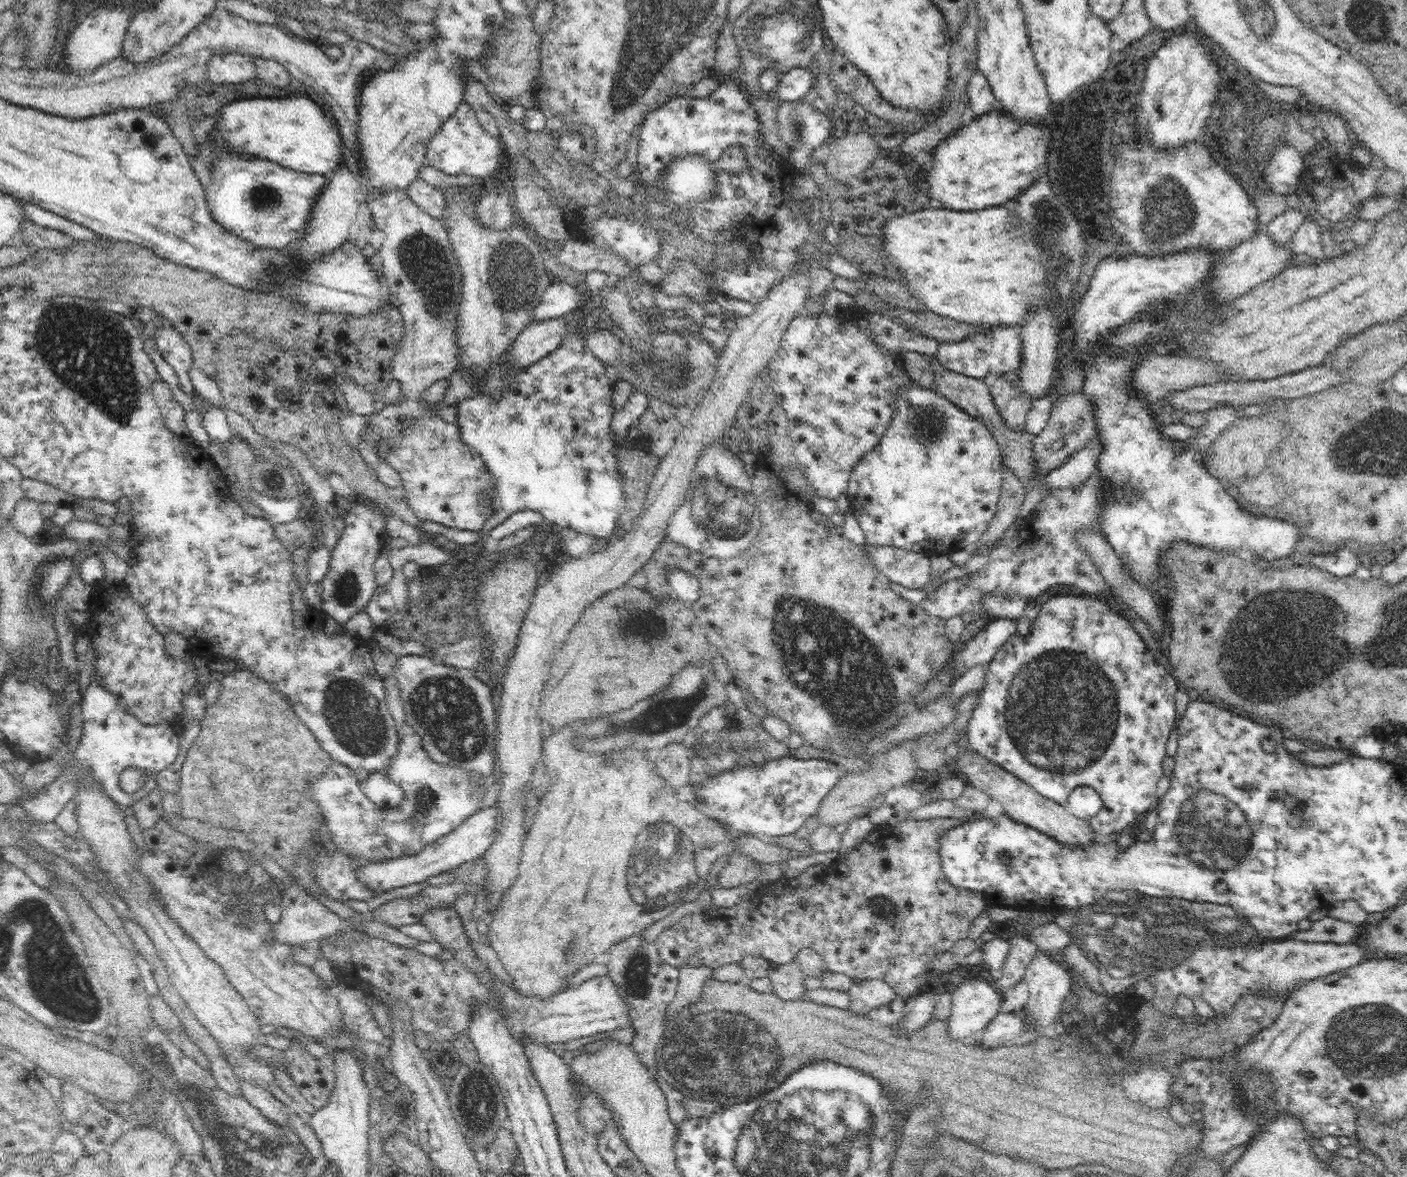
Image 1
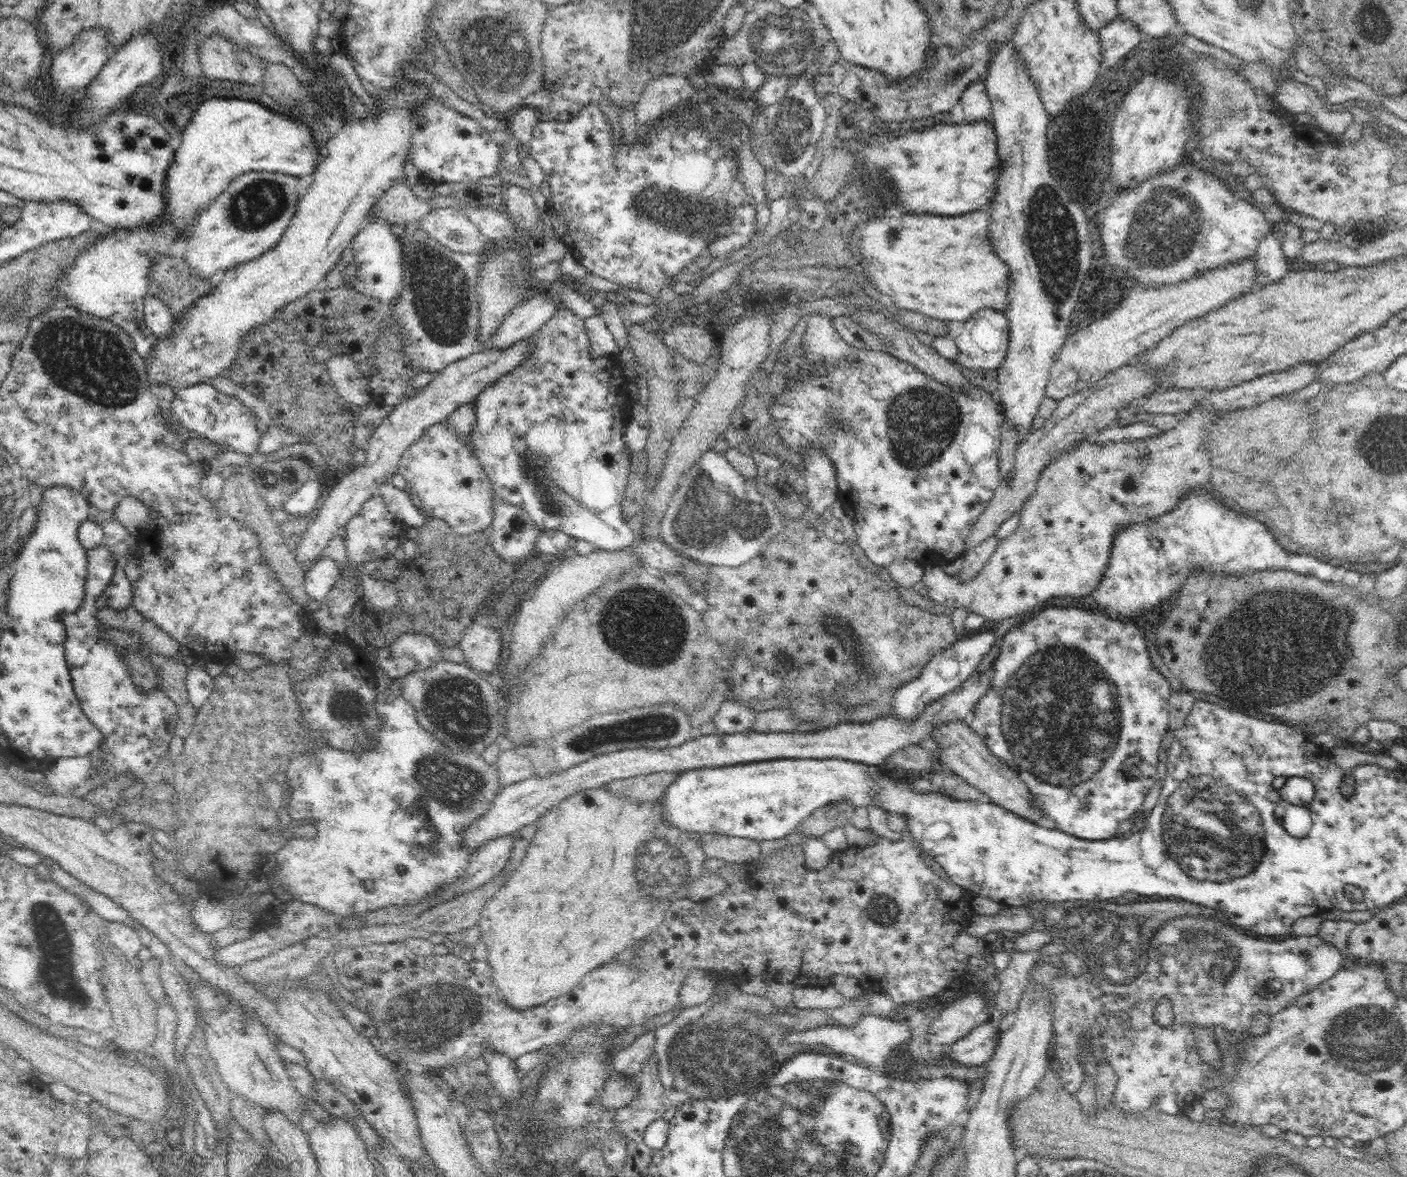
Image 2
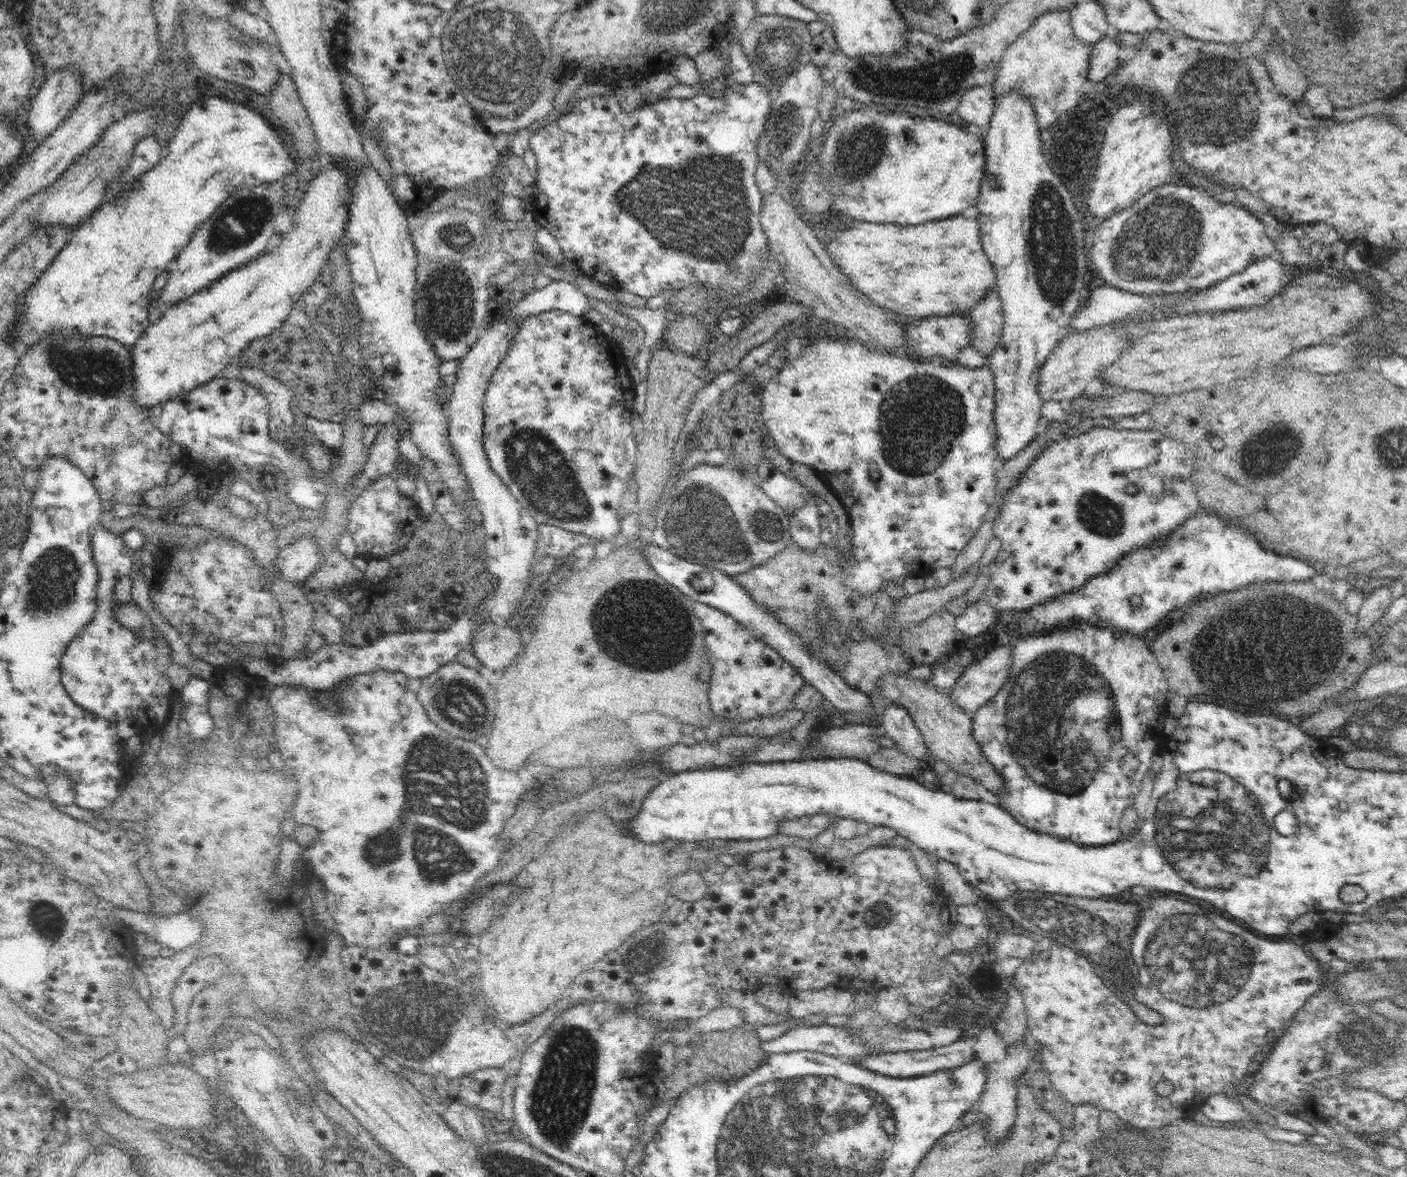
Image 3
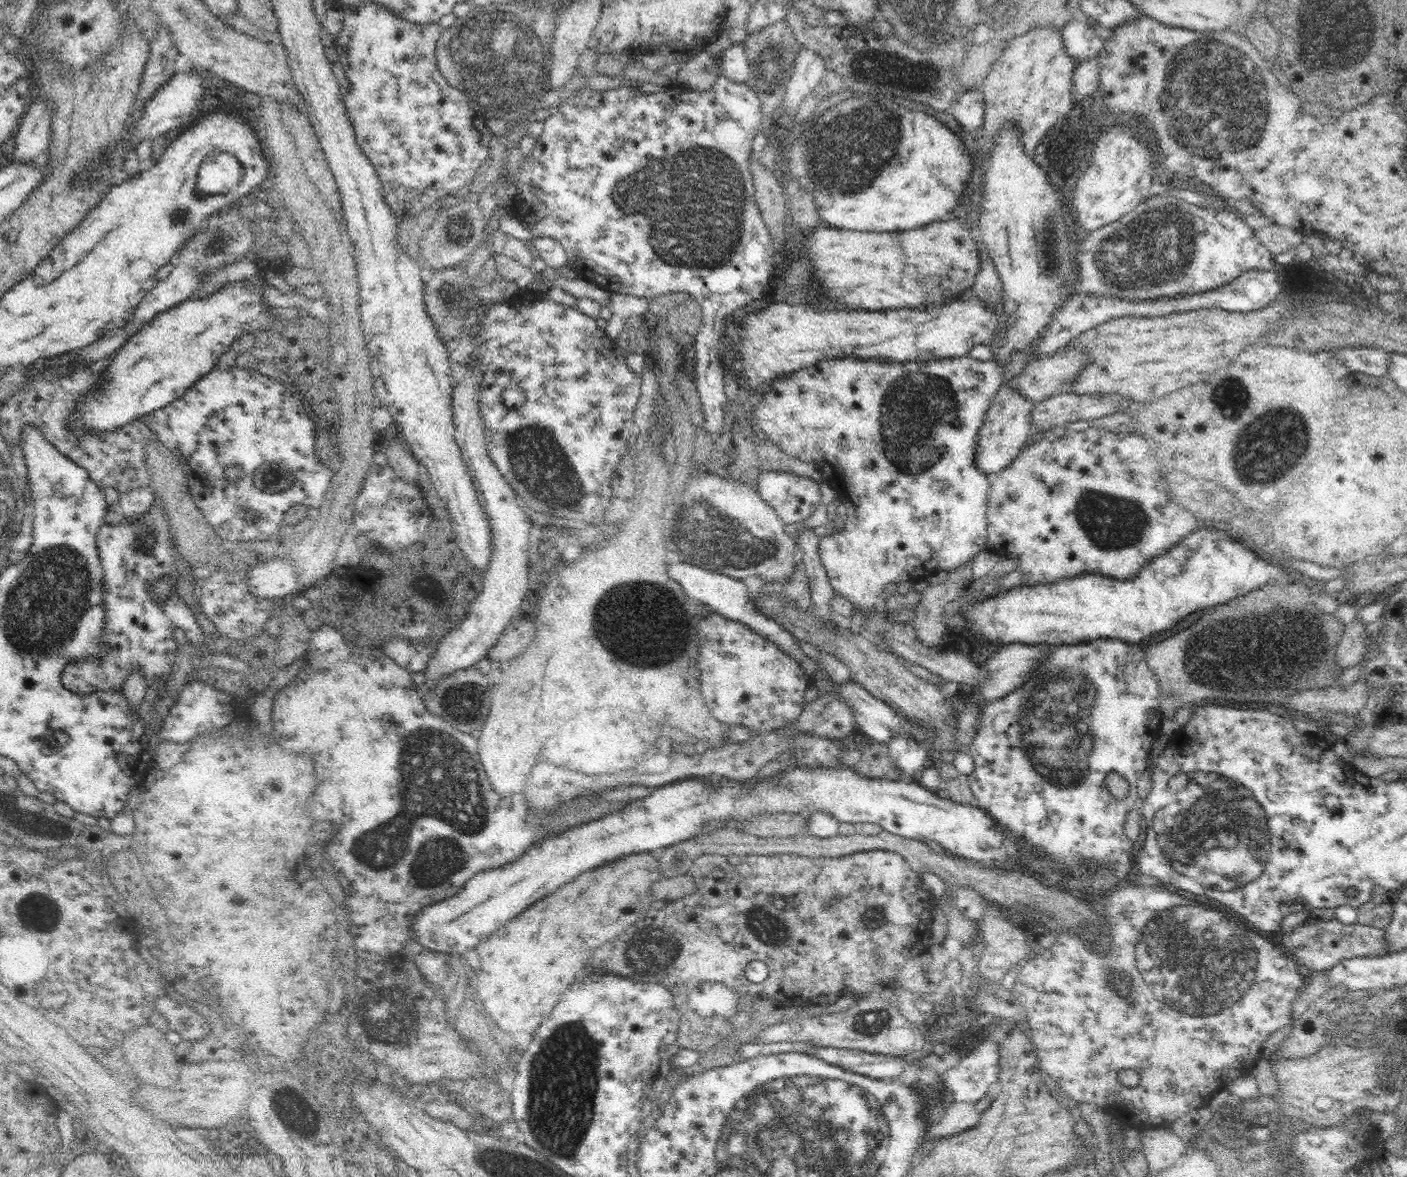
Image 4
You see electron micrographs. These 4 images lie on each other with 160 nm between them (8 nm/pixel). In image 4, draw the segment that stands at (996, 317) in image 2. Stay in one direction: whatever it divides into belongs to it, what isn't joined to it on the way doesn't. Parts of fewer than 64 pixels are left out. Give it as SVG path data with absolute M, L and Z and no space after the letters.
M986 250L980 252L980 260L982 260L982 270L976 276L974 282L974 294L988 306L994 308L996 304L1000 304L1000 296L1002 296L1002 281L996 274L996 267L992 263L992 258L988 256Z

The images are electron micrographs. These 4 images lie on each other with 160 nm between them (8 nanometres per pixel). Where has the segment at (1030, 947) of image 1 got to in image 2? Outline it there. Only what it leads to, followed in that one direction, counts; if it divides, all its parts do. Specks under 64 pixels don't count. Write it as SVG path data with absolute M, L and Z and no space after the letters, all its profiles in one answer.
M1010 951L1010 962L1003 971L999 971L1000 987L996 994L995 1005L1004 1015L1015 1012L1024 995L1024 988L1030 979L1029 972L1040 961L1040 951Z

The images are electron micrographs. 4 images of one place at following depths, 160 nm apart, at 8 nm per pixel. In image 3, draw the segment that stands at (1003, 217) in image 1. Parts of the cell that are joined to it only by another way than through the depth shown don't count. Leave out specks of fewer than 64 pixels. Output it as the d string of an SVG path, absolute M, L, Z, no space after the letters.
M954 216L948 220L924 222L920 226L882 226L853 220L849 225L842 224L842 230L836 231L825 249L852 286L856 286L878 306L894 310L904 318L962 314L964 310L970 310L978 300L982 300L996 282L996 272L982 252L977 218L968 220L962 216Z

